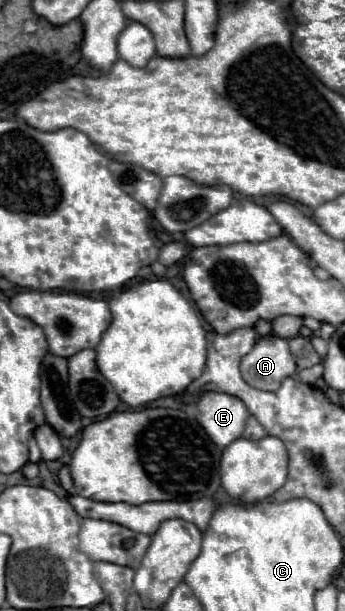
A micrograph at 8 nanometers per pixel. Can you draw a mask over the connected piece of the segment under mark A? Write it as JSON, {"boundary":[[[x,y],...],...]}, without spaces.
{"boundary":[[[276,334],[258,338],[254,348],[240,360],[242,378],[258,390],[278,390],[284,378],[296,372],[288,340]]]}

